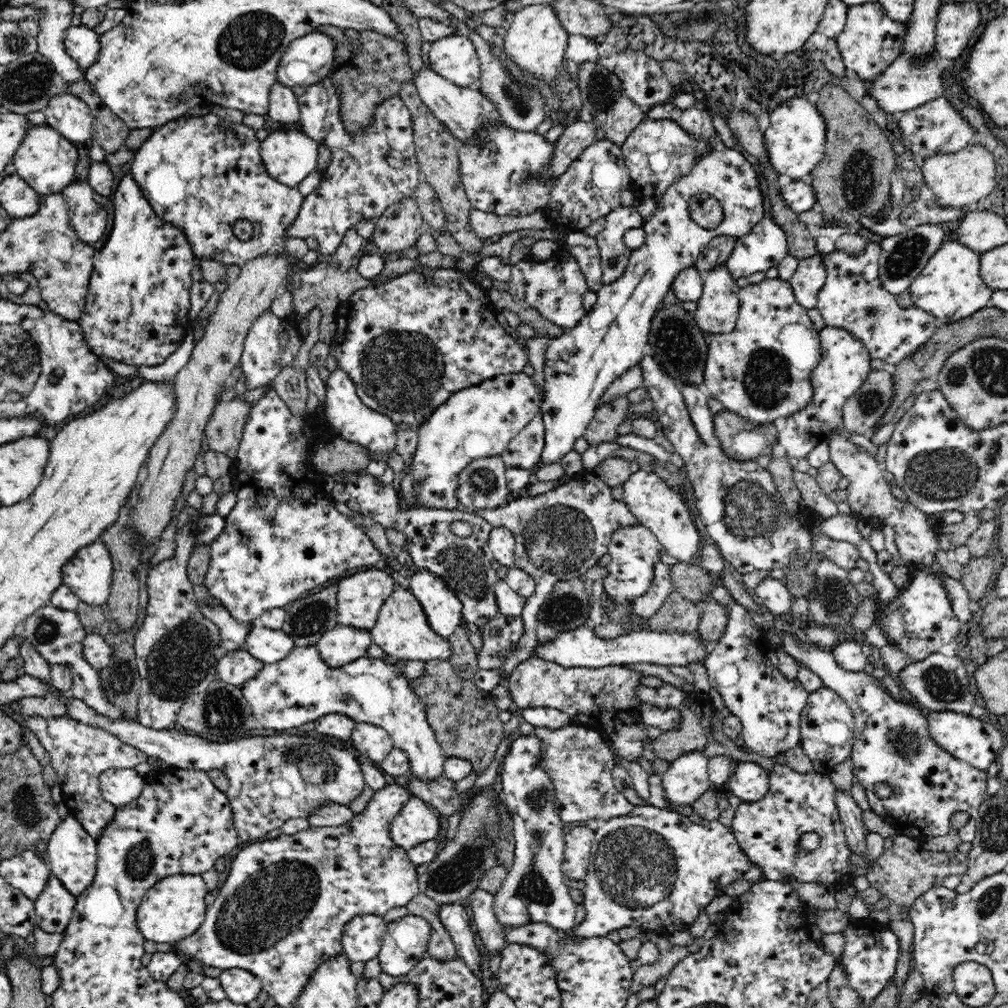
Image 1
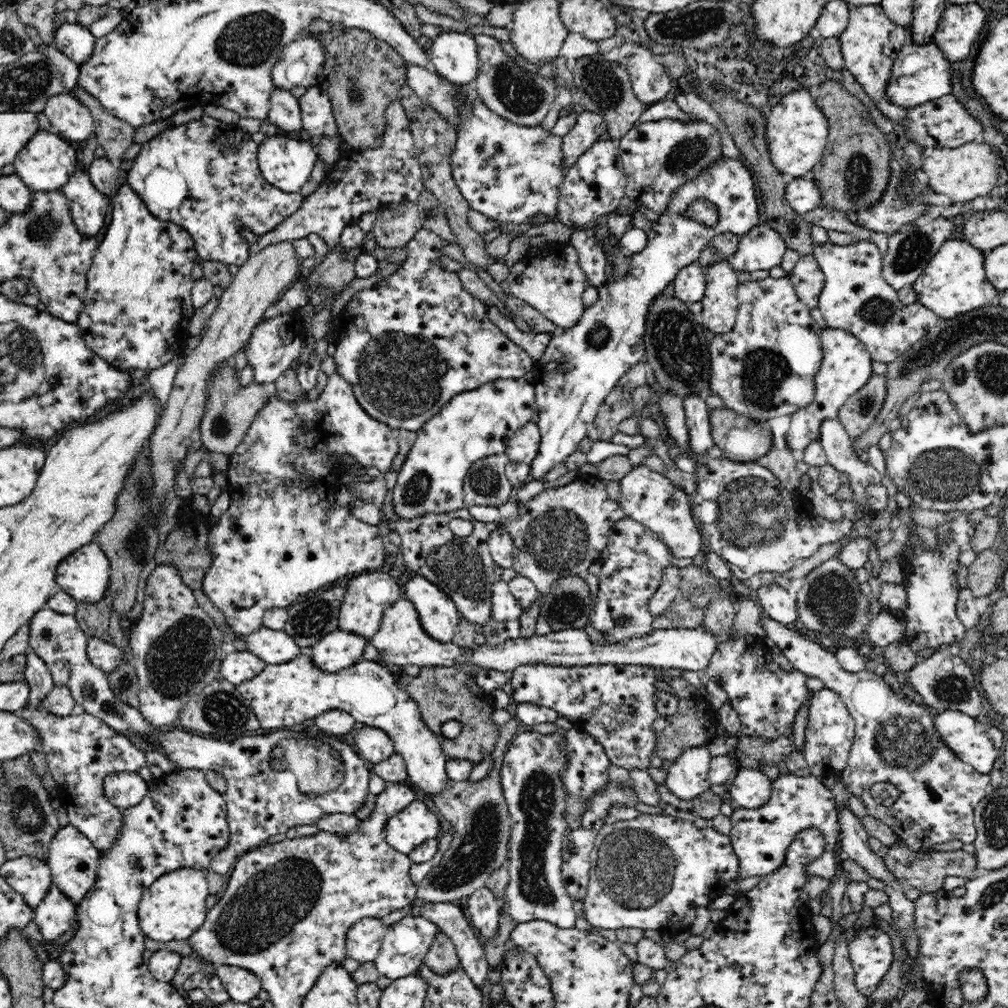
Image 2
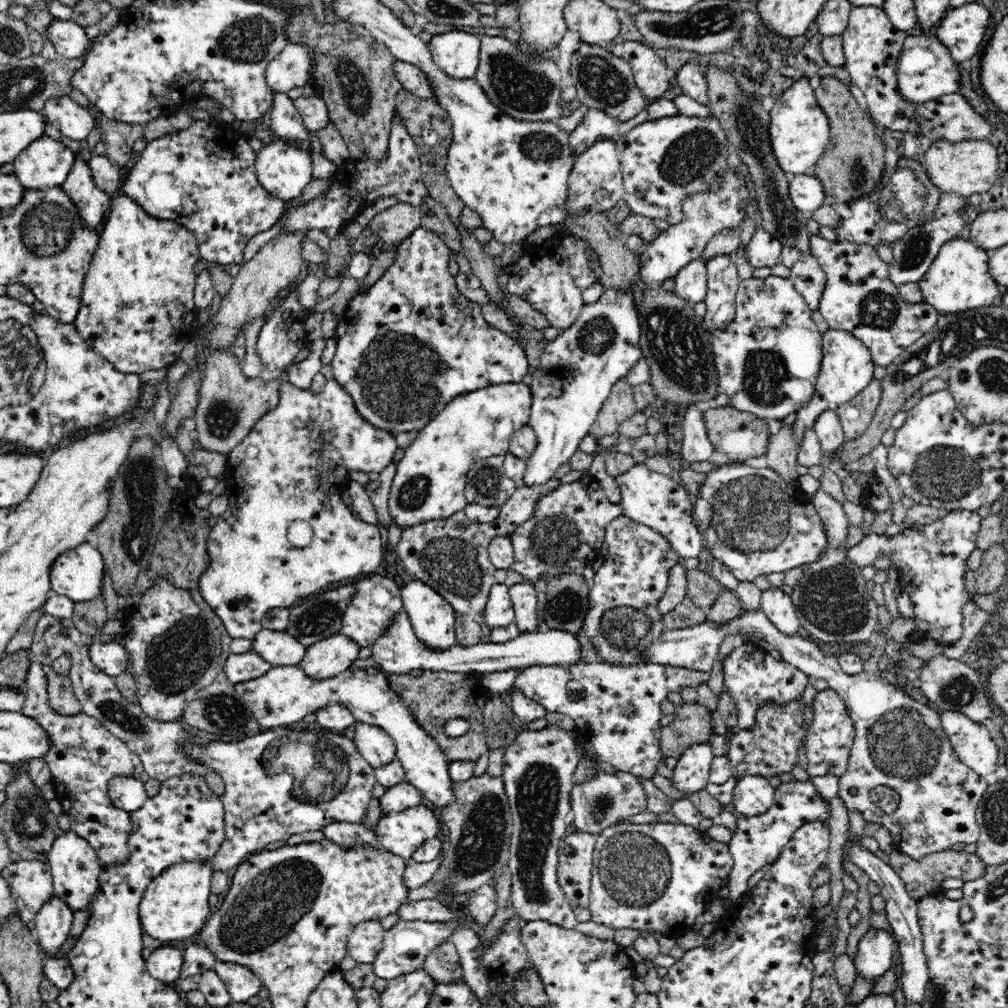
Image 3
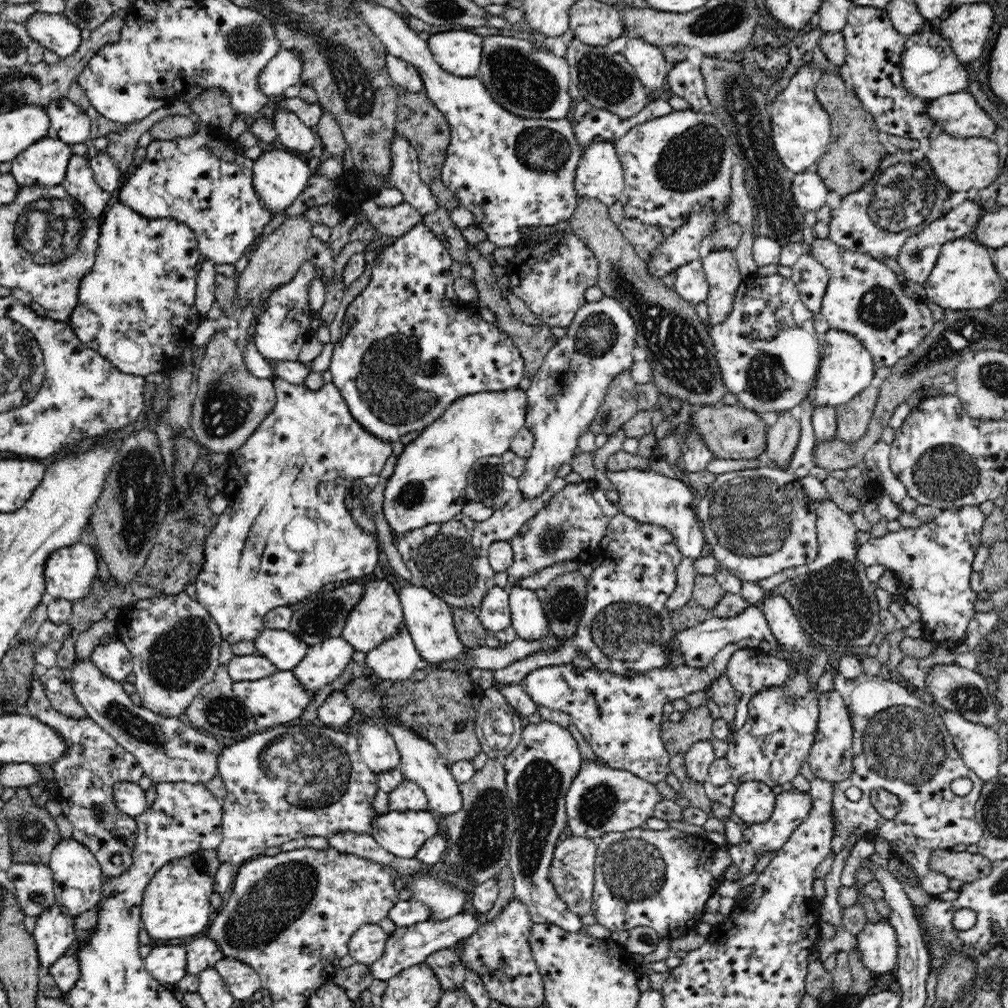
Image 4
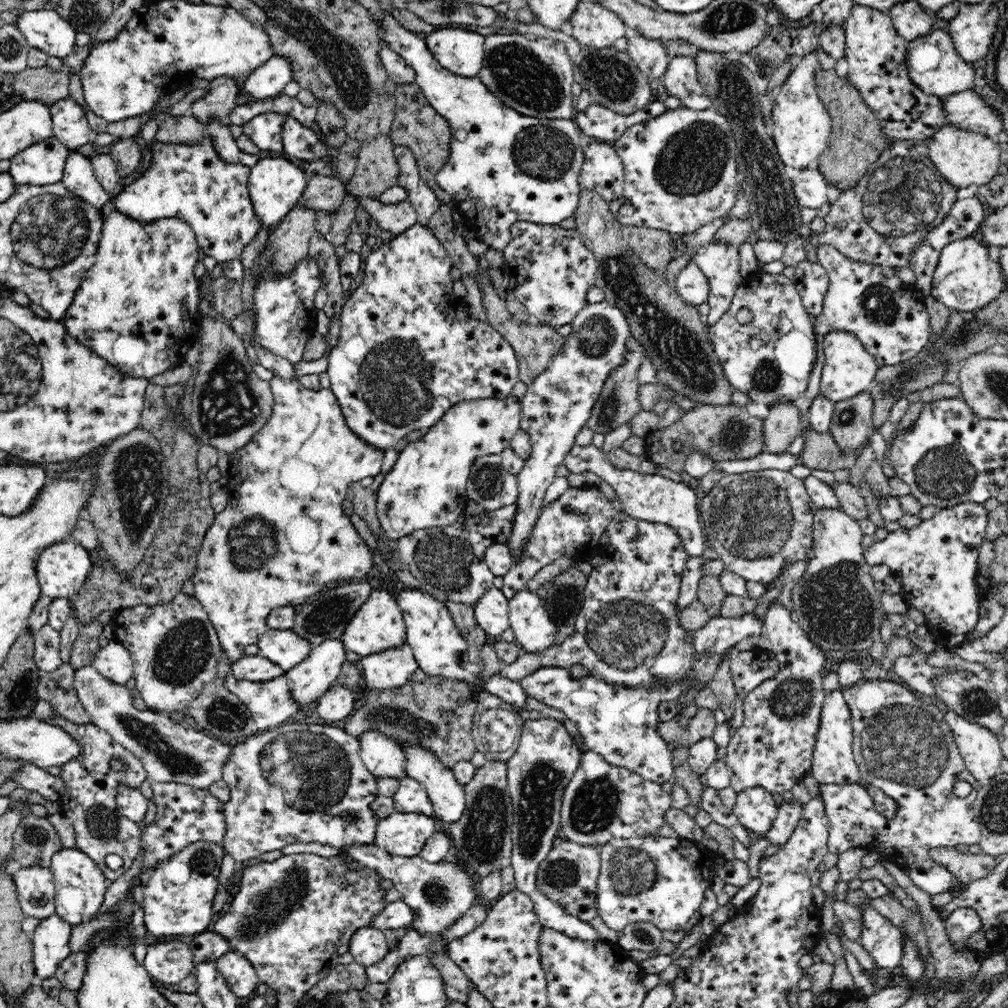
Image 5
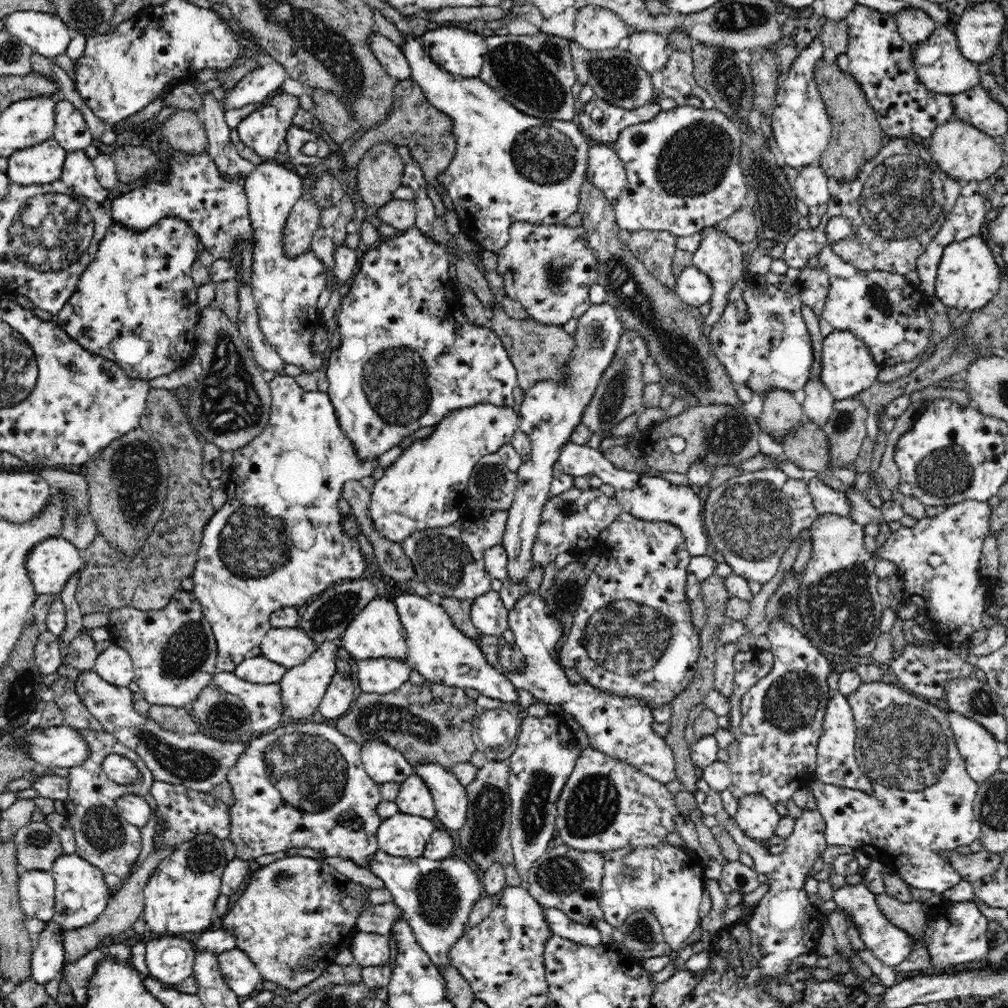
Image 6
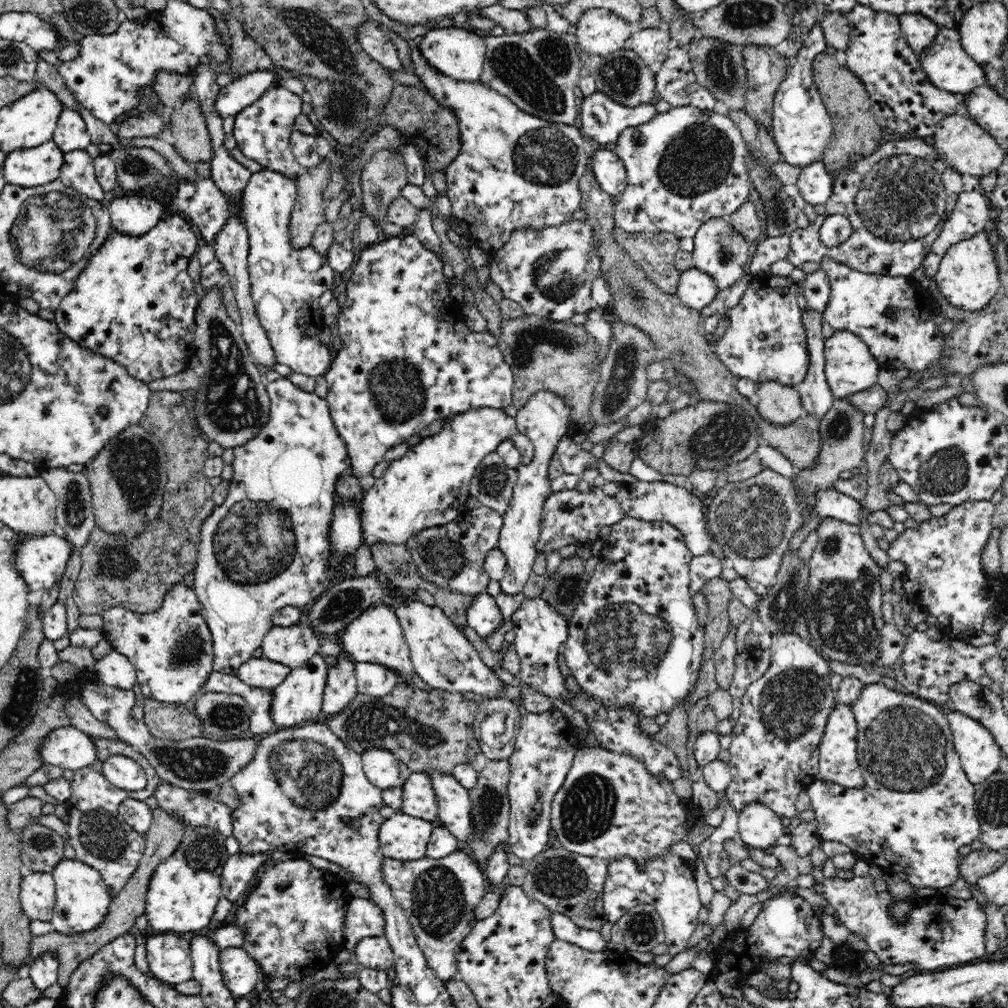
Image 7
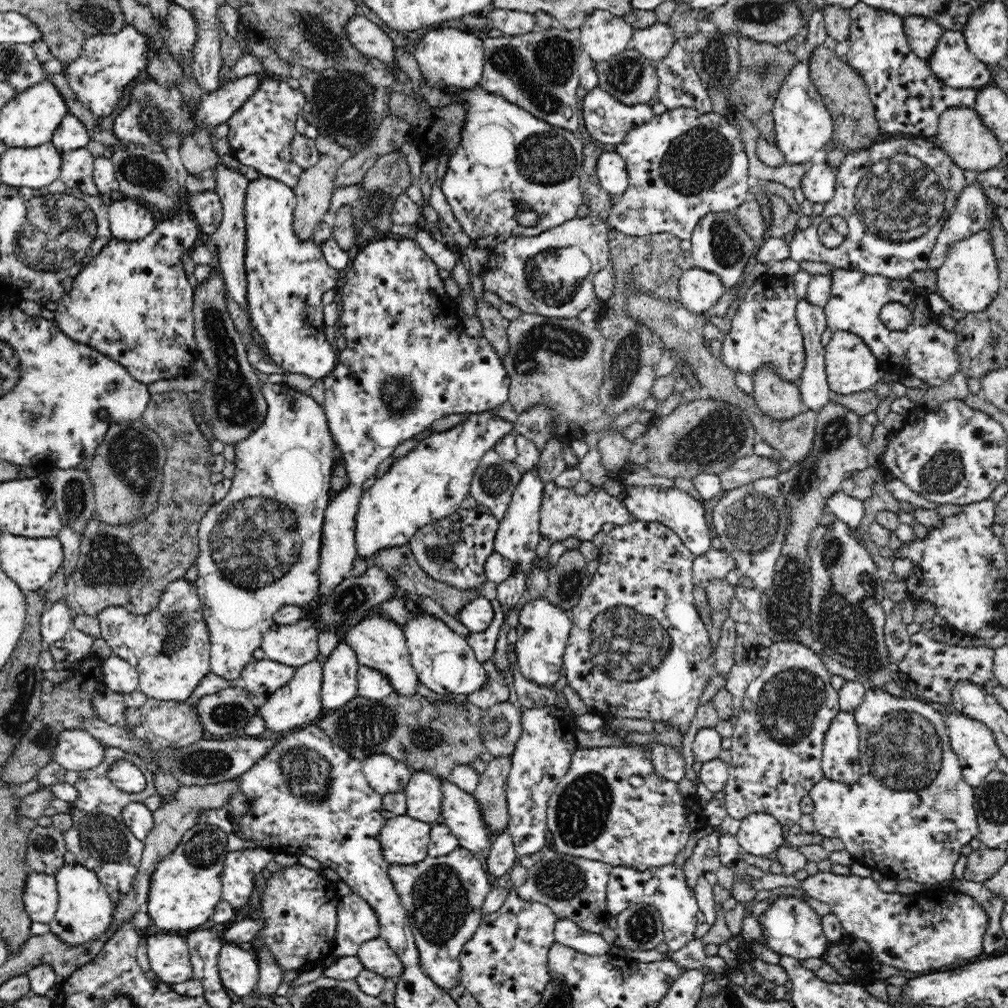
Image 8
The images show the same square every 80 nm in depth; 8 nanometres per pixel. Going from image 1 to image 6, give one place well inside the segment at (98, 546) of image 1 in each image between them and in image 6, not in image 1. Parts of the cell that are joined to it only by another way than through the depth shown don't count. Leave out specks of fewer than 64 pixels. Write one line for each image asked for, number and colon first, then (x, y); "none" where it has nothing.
2: (84, 574)
3: (77, 574)
4: (70, 572)
5: (61, 568)
6: (49, 564)

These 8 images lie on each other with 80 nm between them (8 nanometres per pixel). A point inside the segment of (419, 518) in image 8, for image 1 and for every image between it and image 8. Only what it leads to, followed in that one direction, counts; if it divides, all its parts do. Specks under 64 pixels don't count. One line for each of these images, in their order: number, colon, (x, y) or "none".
1: (479, 421)
2: (473, 425)
3: (429, 483)
4: (428, 486)
5: (427, 487)
6: (423, 488)
7: (428, 487)

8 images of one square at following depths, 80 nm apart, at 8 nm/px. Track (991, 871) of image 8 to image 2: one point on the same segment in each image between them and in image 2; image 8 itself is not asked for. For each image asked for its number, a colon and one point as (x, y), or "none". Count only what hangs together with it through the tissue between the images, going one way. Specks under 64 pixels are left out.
2: (919, 873)
3: (920, 877)
4: (966, 866)
5: (968, 867)
6: (971, 867)
7: (981, 862)

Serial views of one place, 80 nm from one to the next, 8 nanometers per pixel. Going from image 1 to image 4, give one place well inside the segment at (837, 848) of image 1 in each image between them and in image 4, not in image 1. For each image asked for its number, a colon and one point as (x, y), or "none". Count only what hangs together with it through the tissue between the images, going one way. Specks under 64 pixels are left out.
2: (759, 837)
3: (758, 840)
4: (791, 807)

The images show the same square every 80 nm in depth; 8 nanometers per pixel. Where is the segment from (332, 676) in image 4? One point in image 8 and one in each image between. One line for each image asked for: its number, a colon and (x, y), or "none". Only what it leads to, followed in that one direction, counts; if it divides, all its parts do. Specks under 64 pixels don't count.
5: (308, 681)
6: (301, 688)
7: (298, 699)
8: (295, 705)

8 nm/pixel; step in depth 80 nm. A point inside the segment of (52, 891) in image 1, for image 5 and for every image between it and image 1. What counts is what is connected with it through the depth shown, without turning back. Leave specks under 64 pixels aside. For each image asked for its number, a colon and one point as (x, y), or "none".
2: (55, 914)
3: (53, 921)
4: (54, 931)
5: (50, 941)

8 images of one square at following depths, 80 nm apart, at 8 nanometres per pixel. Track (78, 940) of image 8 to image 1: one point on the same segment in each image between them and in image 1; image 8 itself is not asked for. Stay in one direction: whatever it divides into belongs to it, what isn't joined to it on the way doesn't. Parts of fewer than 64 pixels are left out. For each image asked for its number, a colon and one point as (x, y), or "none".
1: (72, 856)
2: (73, 860)
3: (74, 864)
4: (78, 878)
5: (80, 884)
6: (81, 895)
7: (82, 901)

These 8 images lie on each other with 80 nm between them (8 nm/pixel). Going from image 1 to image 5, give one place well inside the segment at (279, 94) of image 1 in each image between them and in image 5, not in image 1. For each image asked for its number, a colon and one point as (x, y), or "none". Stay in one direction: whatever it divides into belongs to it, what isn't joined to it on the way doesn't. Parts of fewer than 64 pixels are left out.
2: (285, 113)
3: (287, 123)
4: (294, 136)
5: (297, 139)

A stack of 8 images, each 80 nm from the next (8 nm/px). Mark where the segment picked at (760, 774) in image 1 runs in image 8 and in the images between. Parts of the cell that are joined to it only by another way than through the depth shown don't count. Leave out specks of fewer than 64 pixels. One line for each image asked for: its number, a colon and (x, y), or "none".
2: (750, 789)
3: (753, 795)
4: (754, 802)
5: (755, 808)
6: (756, 816)
7: (760, 828)
8: (760, 834)

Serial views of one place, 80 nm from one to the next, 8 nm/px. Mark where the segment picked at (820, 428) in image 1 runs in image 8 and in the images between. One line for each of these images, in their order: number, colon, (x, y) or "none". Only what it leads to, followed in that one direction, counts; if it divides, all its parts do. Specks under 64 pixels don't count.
2: (846, 367)
3: (847, 367)
4: (846, 368)
5: (849, 369)
6: (848, 367)
7: (850, 367)
8: (850, 366)

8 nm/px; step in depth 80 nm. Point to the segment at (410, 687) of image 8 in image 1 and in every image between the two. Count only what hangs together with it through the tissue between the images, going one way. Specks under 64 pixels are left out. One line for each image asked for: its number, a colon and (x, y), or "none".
1: (360, 597)
2: (368, 596)
3: (378, 600)
4: (378, 617)
5: (378, 626)
6: (377, 632)
7: (376, 637)

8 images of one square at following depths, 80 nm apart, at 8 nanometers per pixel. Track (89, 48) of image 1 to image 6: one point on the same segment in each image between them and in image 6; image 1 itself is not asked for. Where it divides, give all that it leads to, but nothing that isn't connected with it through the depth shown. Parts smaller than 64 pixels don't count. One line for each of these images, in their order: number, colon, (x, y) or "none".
2: (75, 41)
3: (69, 39)
4: (53, 31)
5: (46, 30)
6: (45, 34)

